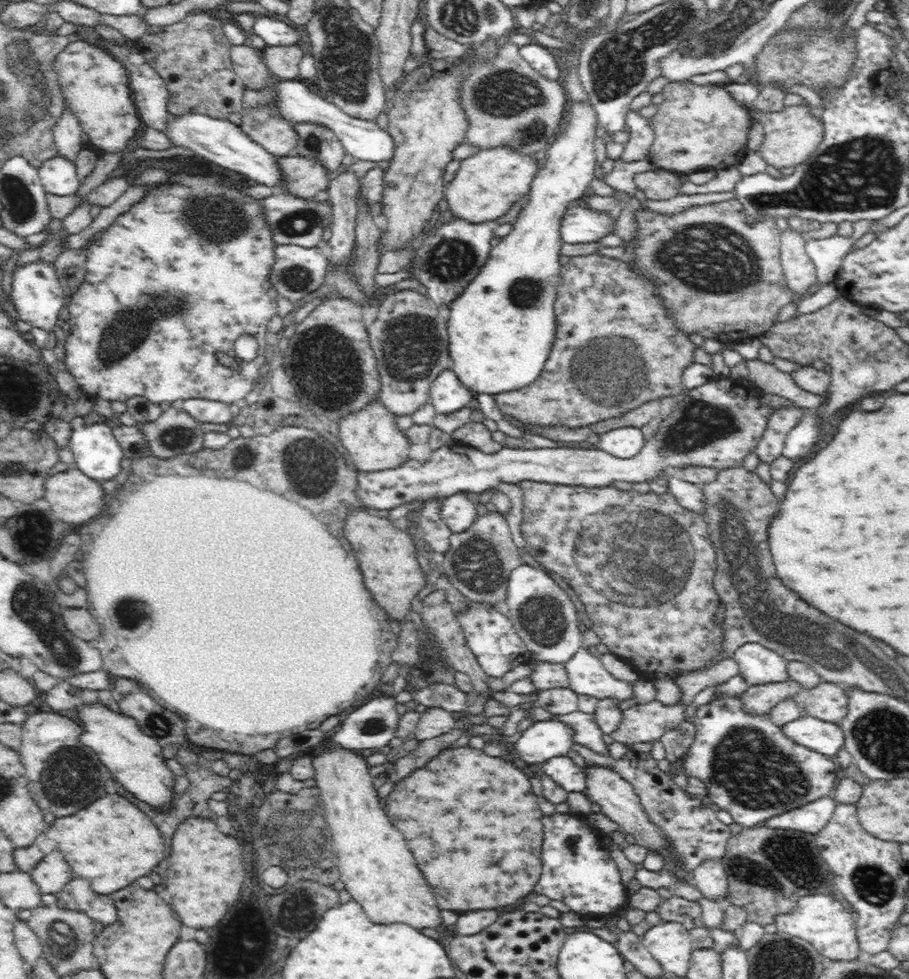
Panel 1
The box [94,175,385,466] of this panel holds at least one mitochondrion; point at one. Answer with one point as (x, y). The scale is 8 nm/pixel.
(330, 369)

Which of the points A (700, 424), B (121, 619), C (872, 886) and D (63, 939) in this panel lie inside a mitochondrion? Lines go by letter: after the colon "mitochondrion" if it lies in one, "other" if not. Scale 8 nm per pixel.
A: mitochondrion
B: mitochondrion
C: mitochondrion
D: mitochondrion

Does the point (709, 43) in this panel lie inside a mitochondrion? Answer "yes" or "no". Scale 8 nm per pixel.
yes

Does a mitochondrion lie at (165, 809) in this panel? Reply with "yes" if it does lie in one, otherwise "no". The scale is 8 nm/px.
no

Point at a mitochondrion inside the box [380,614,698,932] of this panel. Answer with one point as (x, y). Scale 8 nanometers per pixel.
(571, 843)

